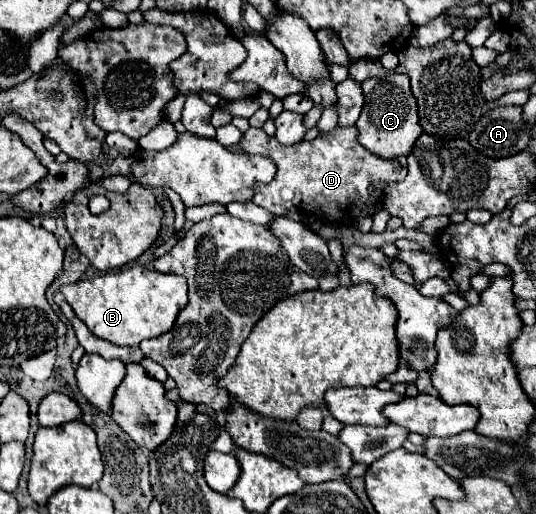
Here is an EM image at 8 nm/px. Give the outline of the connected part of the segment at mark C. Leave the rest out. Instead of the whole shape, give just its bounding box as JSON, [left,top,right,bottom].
[356,73,422,159]

